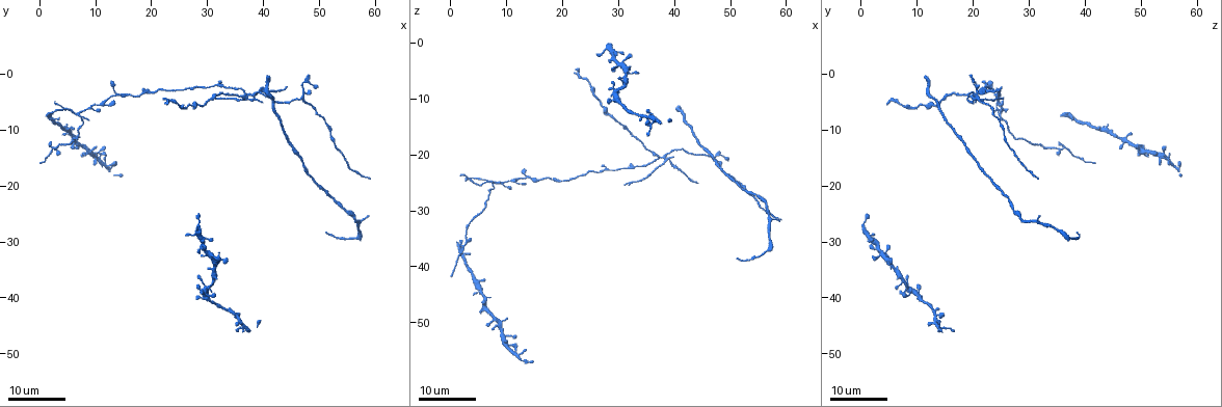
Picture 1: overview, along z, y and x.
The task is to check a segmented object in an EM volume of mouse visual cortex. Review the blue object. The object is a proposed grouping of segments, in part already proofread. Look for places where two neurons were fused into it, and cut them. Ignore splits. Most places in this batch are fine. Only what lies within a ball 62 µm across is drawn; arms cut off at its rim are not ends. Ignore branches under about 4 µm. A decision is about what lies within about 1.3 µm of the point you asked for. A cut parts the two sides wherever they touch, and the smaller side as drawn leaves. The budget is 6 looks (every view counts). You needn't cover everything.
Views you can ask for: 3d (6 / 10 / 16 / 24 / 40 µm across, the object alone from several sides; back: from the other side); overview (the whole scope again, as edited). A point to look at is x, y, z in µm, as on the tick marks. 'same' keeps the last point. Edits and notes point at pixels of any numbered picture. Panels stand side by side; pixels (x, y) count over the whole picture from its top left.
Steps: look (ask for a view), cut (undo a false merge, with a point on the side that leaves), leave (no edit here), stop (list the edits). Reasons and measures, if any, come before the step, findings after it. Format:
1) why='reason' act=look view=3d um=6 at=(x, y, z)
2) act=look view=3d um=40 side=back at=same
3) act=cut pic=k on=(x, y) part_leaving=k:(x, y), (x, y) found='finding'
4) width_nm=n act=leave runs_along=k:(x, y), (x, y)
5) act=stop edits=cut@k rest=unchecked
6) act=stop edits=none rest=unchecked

why='a fork' act=look view=3d um=24 at=(47.0, 4.5, 20.5)

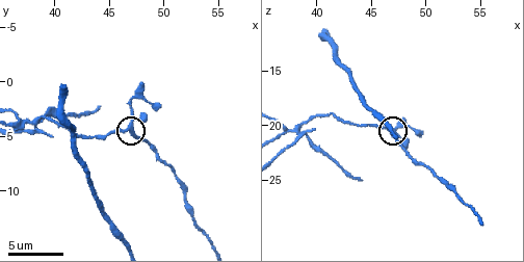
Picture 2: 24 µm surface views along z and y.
act=look view=3d um=6 at=same

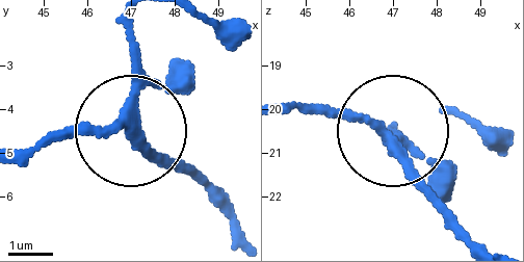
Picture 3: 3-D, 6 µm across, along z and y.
arms=3 act=leave found='continuous, no second neuron'

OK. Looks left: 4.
why='four or more arms meet' act=look view=3d um=16 at=(37.2, 3.6, 20.2)

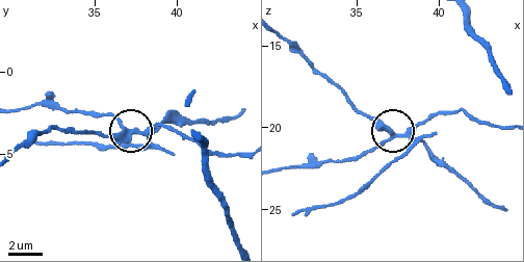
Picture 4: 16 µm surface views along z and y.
side_arm_um=61 arms=5 act=cut pic=4 on=(115, 141) found='a second neuron is stuck on'

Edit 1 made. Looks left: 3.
act=look view=overview

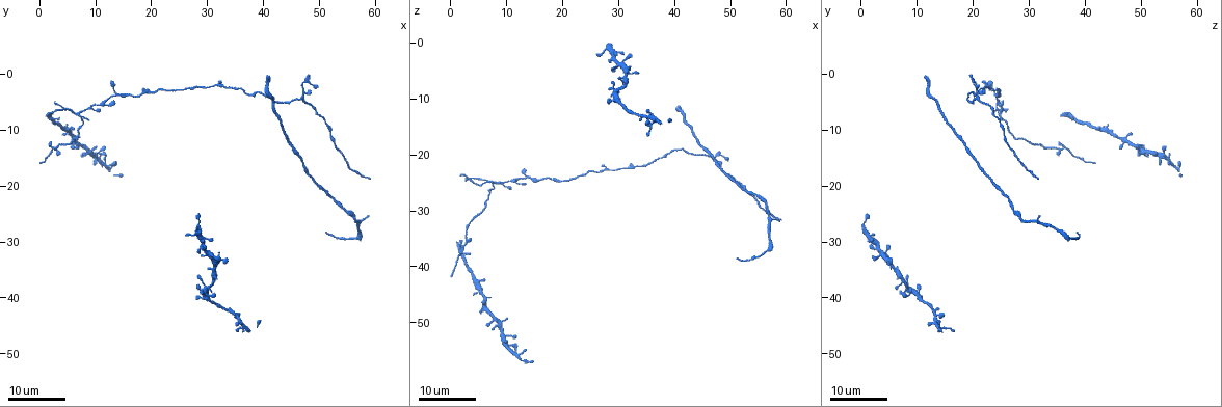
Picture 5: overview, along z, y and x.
act=look view=3d um=16 at=(43.5, 8.5, 15.5)

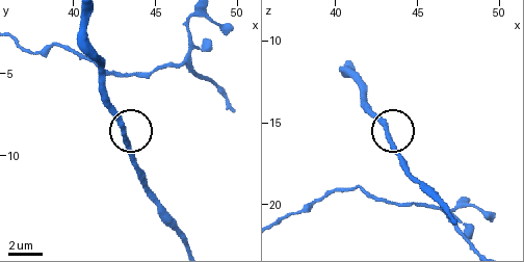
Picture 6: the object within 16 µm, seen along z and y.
act=look view=3d um=10 at=(43.1, 8.4, 15.3)

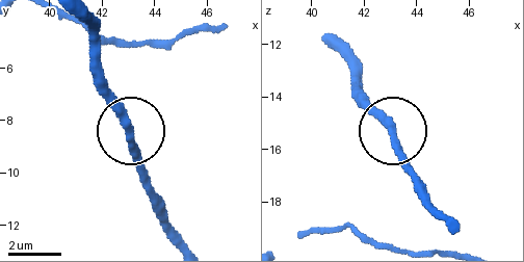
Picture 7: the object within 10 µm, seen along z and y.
act=leave found='all the same neuron'

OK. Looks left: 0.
act=stop edits=cut@4 rest=unchecked

